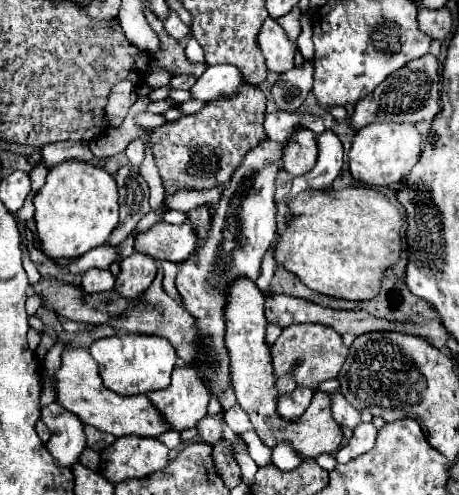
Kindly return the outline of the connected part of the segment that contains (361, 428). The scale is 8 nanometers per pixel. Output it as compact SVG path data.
M358 424L352 430L352 438L348 440L348 444L344 444L336 452L336 460L338 462L350 462L352 458L358 458L358 456L366 454L368 450L374 448L376 434L378 434L378 430L372 424Z

